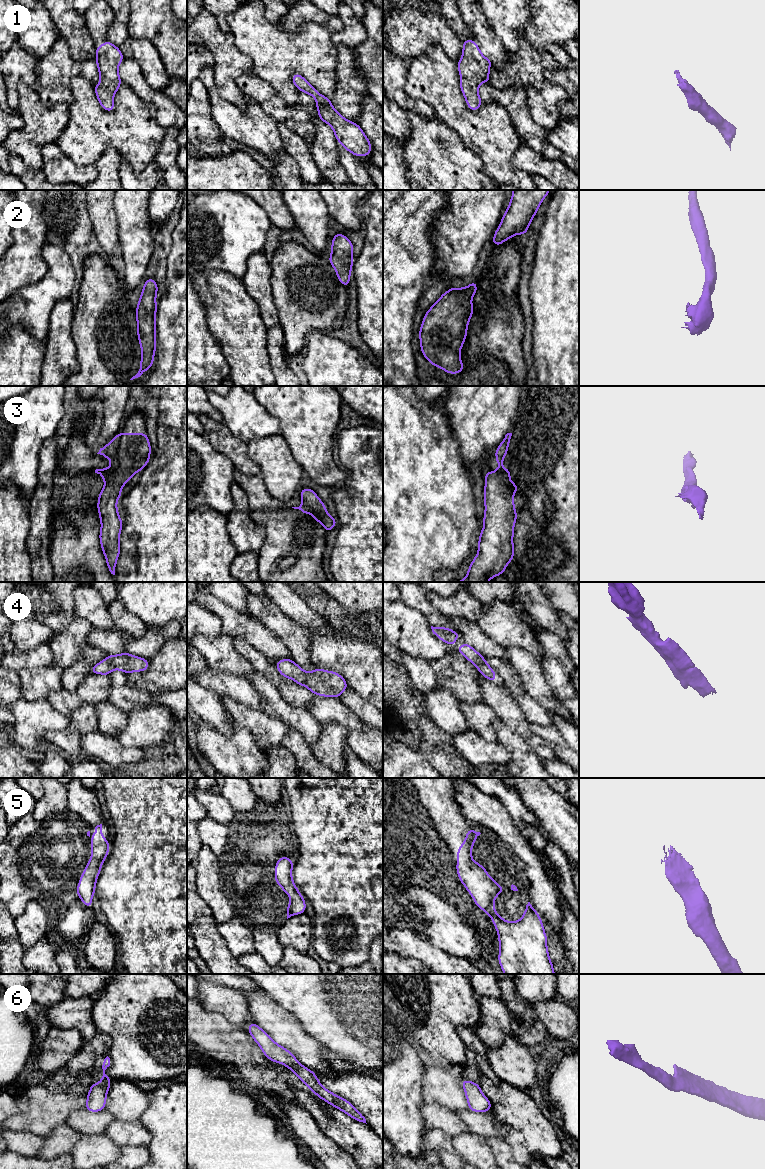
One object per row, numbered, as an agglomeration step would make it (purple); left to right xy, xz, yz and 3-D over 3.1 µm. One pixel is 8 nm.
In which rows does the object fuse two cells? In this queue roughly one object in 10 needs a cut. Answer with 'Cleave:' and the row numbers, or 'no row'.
Cleave: no row

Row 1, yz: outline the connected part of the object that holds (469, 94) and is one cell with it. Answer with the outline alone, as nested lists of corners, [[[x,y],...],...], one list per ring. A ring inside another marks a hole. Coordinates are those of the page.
[[[468,39],[463,41],[462,58],[456,64],[461,75],[460,89],[467,106],[471,111],[477,111],[482,105],[478,94],[479,84],[490,83],[489,70],[492,61],[483,56],[476,42]]]

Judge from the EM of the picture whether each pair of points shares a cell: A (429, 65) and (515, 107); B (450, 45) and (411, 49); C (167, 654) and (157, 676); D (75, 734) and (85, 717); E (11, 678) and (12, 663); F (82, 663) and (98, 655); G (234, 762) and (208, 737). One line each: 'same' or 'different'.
A: different
B: same
C: same
D: same
E: different
F: same
G: same

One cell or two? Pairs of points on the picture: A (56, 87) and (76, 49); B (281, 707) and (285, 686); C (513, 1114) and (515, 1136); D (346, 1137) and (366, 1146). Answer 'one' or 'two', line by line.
A: two
B: two
C: one
D: one

